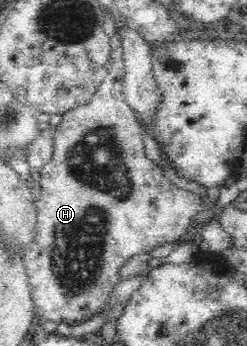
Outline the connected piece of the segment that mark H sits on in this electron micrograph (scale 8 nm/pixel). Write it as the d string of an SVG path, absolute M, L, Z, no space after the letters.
M119 29L111 35L112 67L109 76L85 105L62 114L61 123L53 128L51 161L36 171L39 175L37 237L22 260L41 321L79 325L93 319L124 280L121 269L129 259L139 253L151 253L153 249L179 239L193 223L194 217L211 207L211 202L202 201L198 194L174 185L165 177L163 169L147 158L141 123L122 94L126 75L123 41Z

